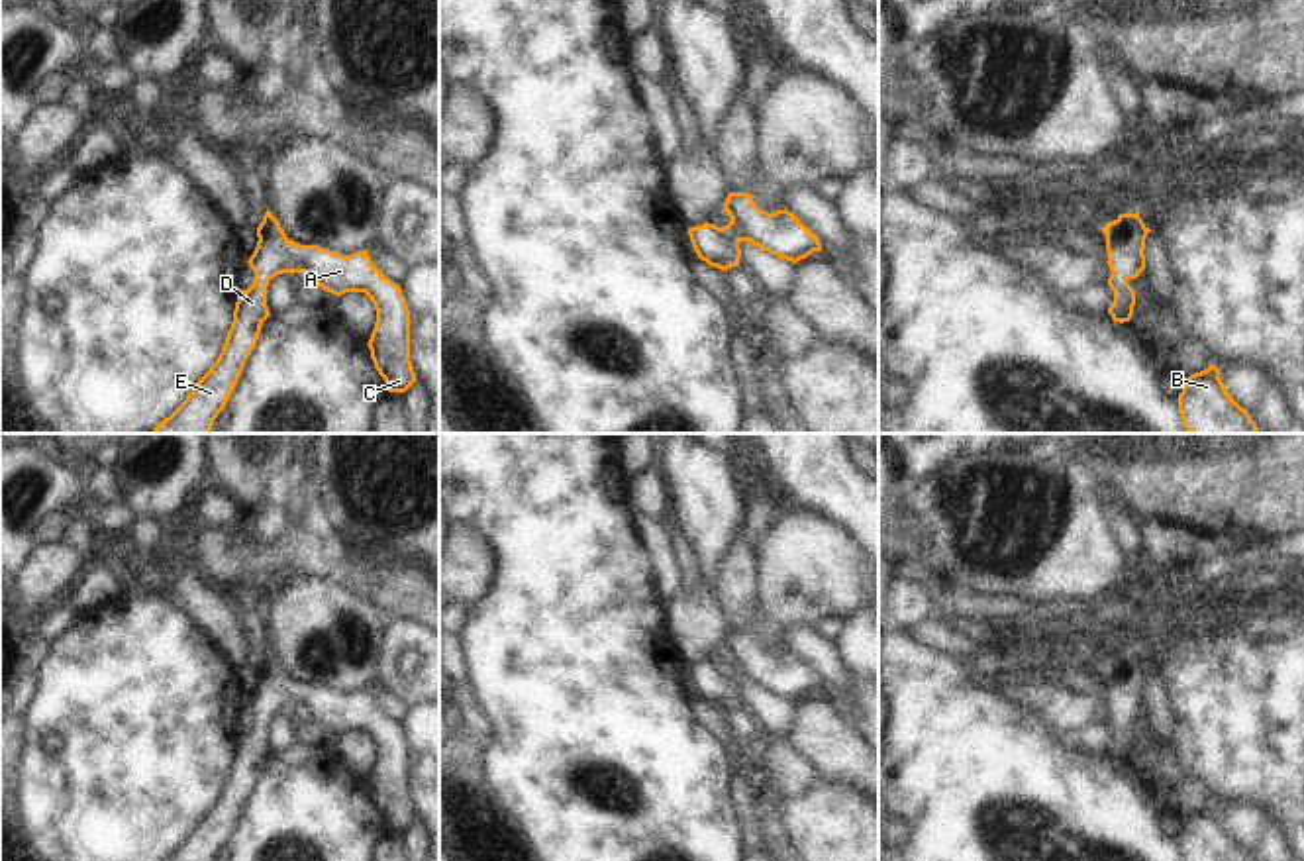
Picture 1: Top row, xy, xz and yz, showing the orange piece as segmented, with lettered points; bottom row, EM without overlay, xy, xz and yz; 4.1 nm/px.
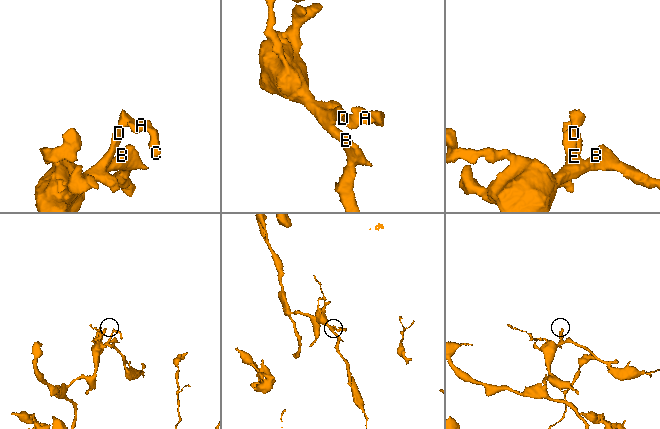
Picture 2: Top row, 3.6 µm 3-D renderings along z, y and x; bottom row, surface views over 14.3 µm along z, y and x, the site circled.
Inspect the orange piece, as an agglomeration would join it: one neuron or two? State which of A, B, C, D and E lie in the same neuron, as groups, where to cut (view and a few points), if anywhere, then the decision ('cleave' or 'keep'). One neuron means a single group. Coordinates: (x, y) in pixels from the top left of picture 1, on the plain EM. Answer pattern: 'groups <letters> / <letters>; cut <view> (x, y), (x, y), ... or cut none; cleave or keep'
groups A B C D E; cut none; keep

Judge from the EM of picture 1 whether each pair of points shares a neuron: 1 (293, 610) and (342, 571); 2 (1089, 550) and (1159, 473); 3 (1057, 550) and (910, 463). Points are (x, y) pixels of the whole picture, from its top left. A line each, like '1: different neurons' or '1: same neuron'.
1: different neurons
2: different neurons
3: different neurons

